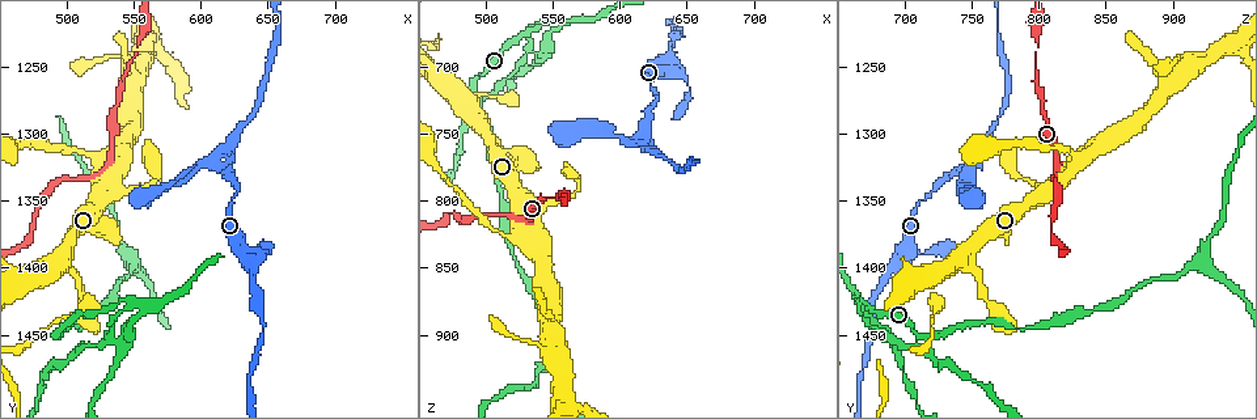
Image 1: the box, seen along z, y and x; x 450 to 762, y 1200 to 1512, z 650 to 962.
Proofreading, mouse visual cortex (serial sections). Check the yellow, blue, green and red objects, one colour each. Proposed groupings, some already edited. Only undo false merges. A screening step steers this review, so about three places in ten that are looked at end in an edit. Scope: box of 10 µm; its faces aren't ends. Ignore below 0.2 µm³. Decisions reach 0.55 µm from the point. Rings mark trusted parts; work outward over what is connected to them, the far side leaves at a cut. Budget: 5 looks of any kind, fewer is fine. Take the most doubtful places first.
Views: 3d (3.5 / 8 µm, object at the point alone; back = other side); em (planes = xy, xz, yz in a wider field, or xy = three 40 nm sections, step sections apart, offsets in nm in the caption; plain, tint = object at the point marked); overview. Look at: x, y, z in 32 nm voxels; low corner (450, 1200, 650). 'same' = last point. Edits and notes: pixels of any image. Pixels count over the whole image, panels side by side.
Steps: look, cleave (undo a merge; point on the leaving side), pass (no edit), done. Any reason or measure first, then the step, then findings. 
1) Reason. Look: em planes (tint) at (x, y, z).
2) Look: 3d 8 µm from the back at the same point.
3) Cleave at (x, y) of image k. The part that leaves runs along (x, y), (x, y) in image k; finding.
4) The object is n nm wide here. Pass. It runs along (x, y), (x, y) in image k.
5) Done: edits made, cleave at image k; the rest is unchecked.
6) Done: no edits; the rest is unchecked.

Arms part here. Look: 3d 3.5 µm at (620, 1326, 748).

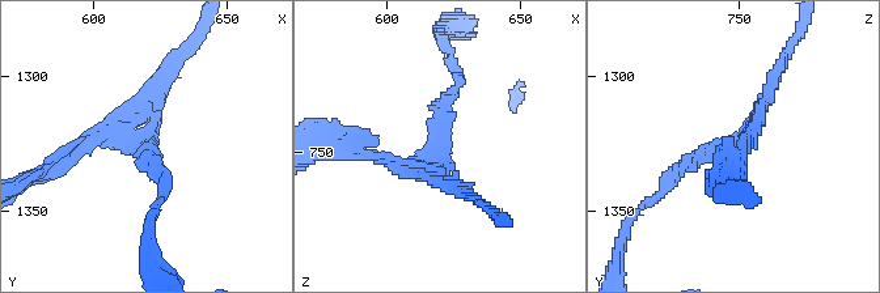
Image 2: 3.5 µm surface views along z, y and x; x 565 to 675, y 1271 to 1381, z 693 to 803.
Need the tissue. Look: em planes (tint) at (623, 1327, 747).

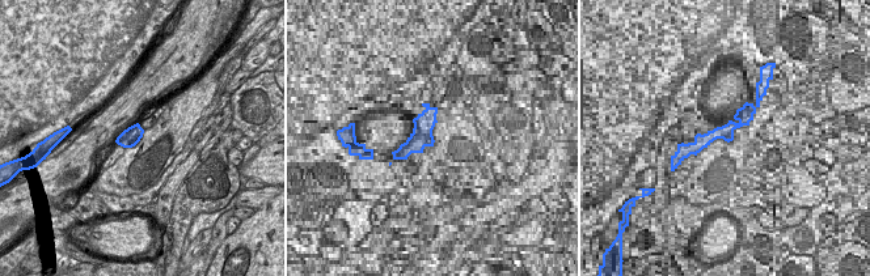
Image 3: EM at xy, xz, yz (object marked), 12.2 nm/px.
Pass. It runs along (456, 72), (444, 143), (413, 166), (372, 160) in image 2; one cell here.

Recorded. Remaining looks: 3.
Narrows sharply. Look: 3d 8 µm at (510, 1310, 824).

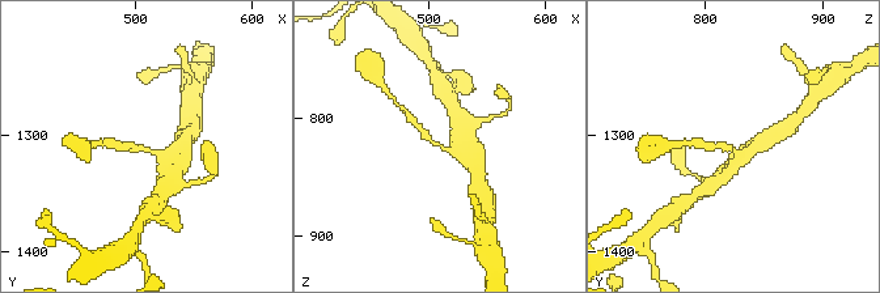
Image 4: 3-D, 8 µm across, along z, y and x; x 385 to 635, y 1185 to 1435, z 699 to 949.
The arms are 200, 350 nm wide; now the EM. Look: em xy step 5 (tint) at the same point.

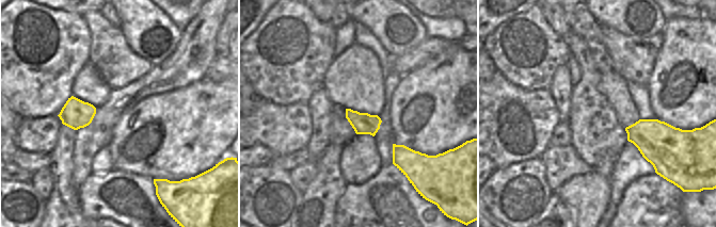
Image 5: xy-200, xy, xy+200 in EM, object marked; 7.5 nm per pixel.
Pass. It runs along (469, 148), (436, 145), (410, 119) in image 4; one cell here.

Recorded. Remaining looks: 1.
Done: no edits; the rest is unchecked.

